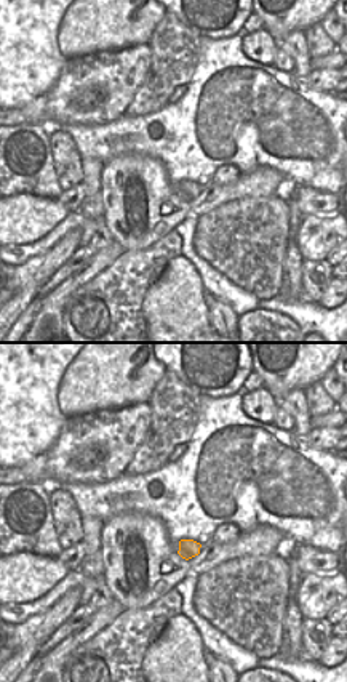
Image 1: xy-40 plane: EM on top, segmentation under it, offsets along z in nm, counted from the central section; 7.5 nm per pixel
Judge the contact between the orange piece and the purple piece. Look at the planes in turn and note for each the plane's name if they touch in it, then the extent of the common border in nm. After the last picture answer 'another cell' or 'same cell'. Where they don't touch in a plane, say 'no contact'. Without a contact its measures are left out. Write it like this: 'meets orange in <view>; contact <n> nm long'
no contact

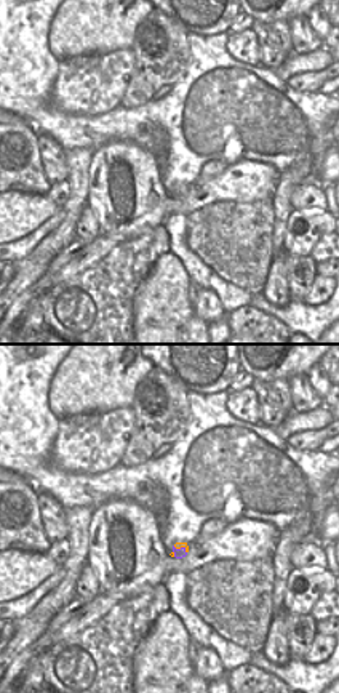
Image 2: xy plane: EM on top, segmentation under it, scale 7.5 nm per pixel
meets orange in xy; contact 120 nm long

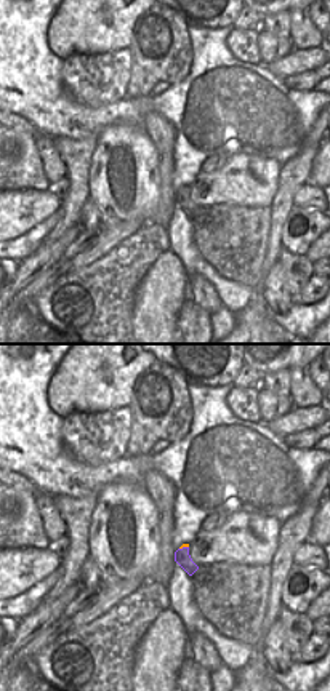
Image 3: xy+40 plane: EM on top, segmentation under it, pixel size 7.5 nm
meets orange in xy+40; contact 80 nm long

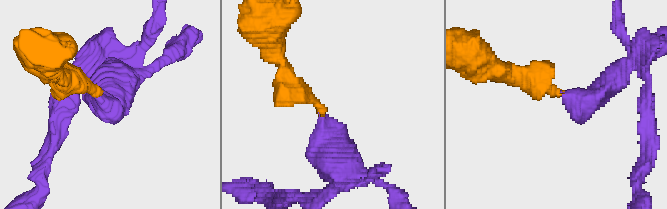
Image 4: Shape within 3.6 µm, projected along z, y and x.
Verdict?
another cell

